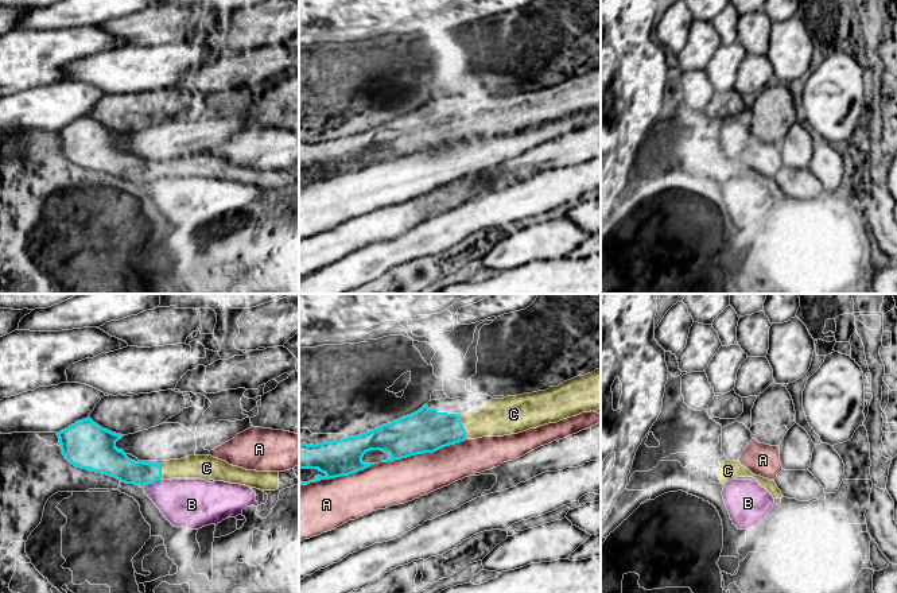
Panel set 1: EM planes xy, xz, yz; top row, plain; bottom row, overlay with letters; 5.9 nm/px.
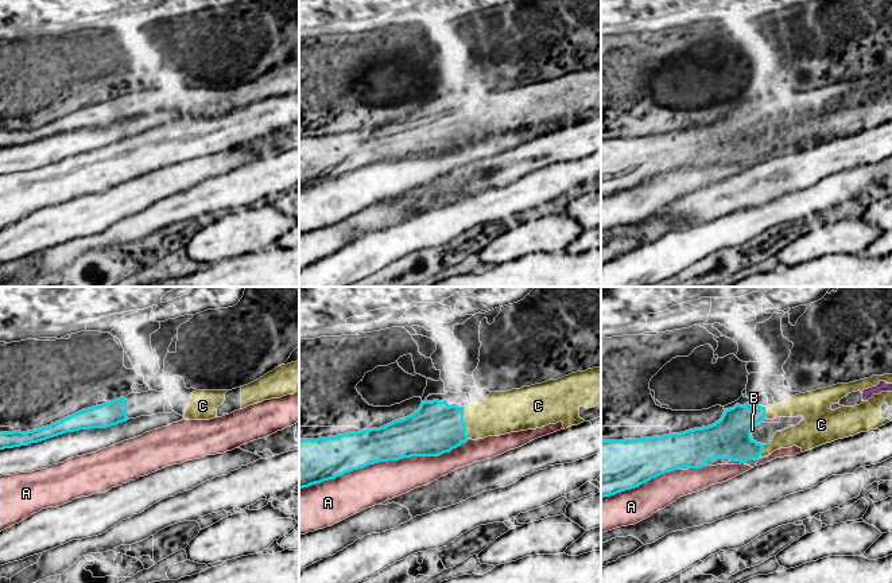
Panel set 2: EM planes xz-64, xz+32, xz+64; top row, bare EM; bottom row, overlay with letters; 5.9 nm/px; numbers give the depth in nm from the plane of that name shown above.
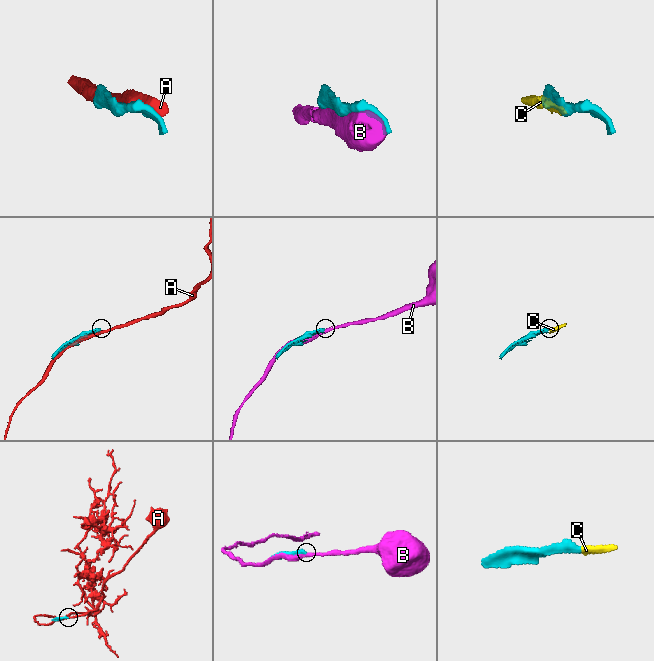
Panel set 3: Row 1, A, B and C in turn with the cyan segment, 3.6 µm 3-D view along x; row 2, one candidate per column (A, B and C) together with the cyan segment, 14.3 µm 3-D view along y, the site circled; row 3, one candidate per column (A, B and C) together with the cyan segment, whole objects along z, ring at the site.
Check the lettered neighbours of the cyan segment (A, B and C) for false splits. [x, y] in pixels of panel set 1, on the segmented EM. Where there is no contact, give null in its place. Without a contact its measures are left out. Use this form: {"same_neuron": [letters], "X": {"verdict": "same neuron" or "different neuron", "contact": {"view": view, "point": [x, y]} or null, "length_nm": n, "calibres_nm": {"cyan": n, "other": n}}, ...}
{"same_neuron": ["C"], "A": {"verdict": "different neuron", "contact": {"view": "xz", "point": [423, 453]}, "length_nm": 550, "calibres_nm": {"cyan": 260, "other": 260}}, "B": {"verdict": "different neuron", "contact": {"view": "xy", "point": [152, 483]}, "length_nm": 120, "calibres_nm": {"cyan": 160, "other": 280}}, "C": {"verdict": "same neuron", "contact": {"view": "xz", "point": [463, 427]}, "length_nm": 150, "calibres_nm": {"cyan": 260, "other": 220}}}

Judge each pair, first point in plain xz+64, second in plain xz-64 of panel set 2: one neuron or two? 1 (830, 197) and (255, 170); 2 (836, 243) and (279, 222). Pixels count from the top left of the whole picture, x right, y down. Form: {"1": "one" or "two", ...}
{"1": "one", "2": "one"}

